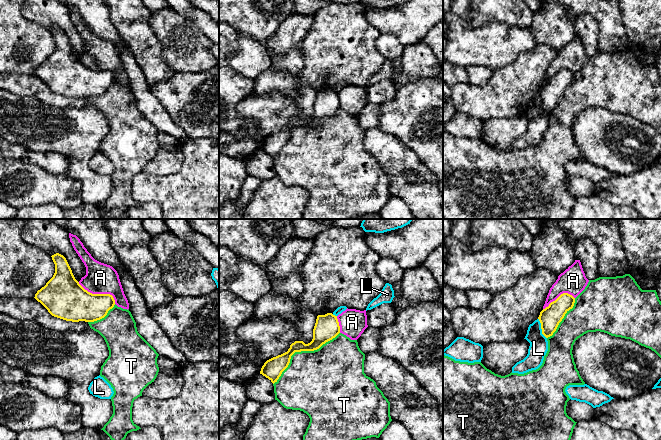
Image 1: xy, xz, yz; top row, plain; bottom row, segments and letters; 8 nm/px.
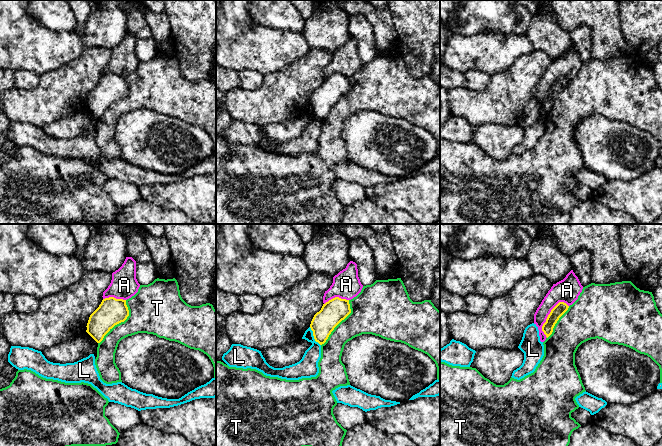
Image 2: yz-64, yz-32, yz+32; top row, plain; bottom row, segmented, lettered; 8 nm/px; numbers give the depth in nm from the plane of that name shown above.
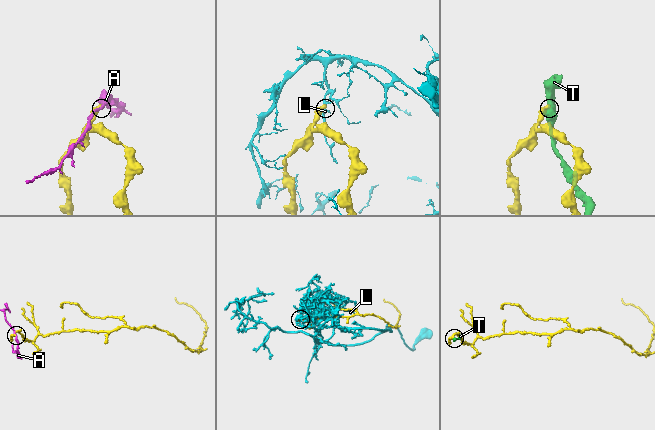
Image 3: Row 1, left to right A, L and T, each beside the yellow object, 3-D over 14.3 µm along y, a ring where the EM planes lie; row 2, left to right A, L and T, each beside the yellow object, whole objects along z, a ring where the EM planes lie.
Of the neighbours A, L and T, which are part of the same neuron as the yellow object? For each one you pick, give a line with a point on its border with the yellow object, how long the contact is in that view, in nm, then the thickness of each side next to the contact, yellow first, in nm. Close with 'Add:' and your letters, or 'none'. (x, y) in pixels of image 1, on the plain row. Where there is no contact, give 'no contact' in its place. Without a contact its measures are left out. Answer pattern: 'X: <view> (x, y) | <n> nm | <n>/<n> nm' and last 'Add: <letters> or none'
Add: none

